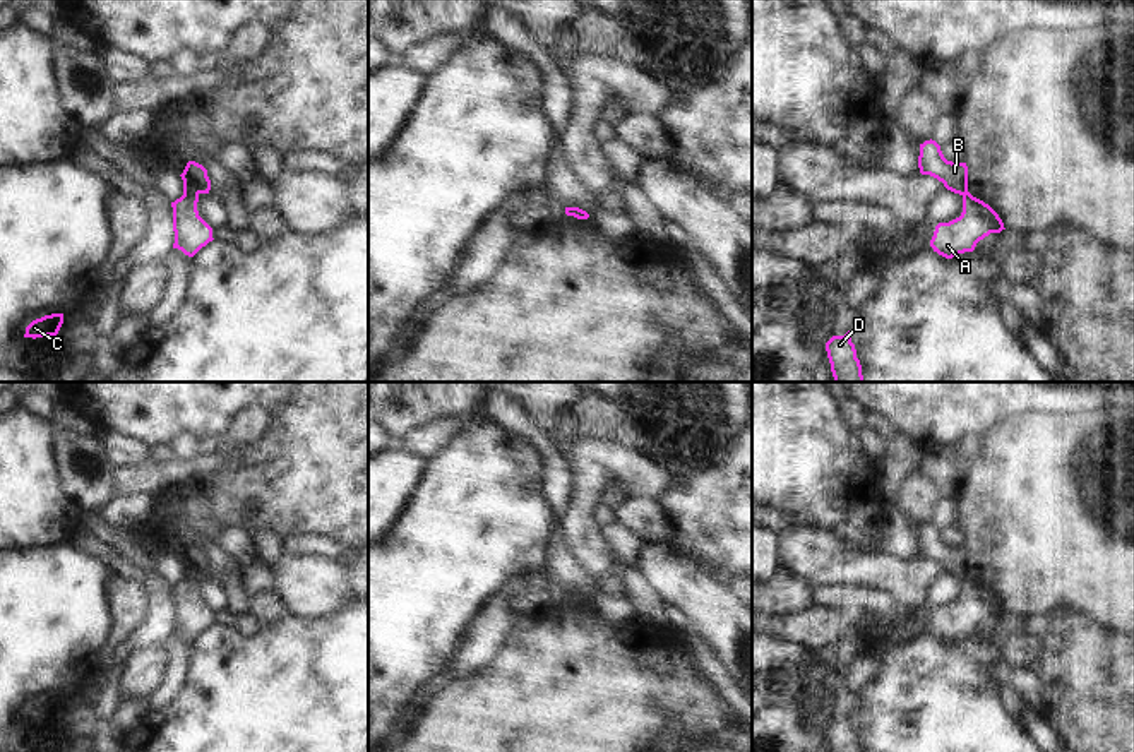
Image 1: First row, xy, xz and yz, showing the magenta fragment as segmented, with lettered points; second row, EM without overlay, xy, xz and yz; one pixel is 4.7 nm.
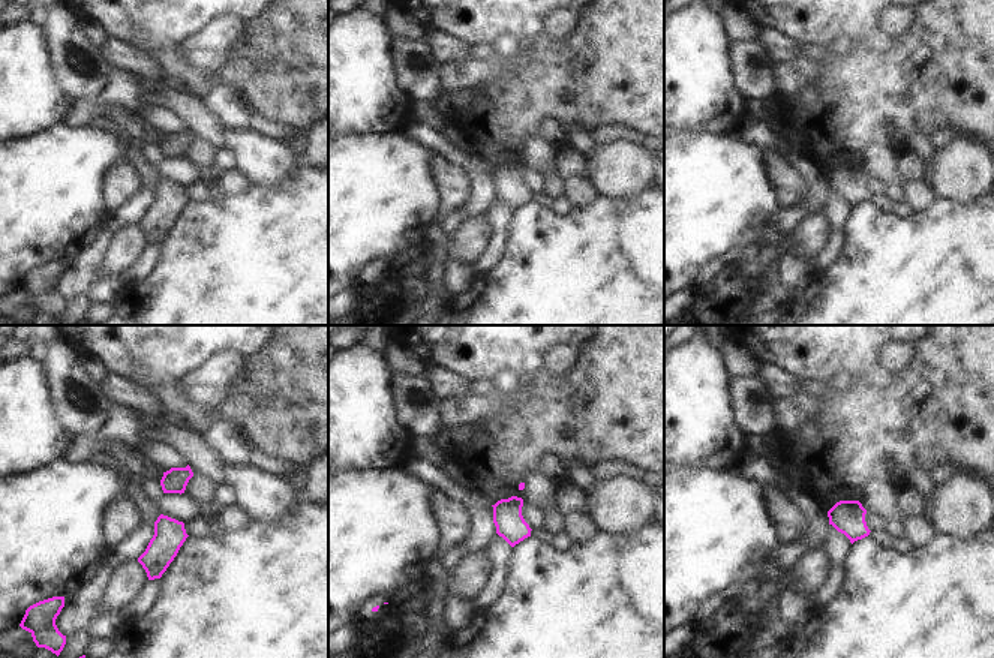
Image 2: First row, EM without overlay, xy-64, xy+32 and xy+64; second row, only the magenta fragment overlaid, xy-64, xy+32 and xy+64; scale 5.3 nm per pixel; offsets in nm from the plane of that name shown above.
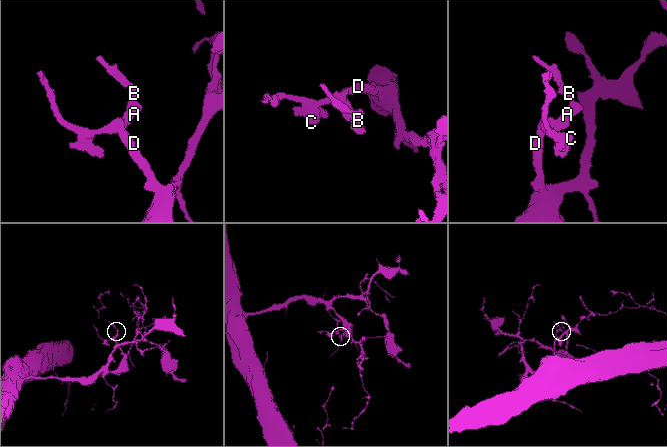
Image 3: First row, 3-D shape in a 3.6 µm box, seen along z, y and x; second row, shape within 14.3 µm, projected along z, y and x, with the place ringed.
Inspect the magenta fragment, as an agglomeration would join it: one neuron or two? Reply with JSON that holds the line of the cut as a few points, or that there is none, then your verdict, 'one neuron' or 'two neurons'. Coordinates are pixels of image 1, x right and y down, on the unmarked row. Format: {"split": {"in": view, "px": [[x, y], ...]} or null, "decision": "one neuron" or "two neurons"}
{"split": {"in": "xy", "px": [[184, 576], [197, 579]]}, "decision": "two neurons"}

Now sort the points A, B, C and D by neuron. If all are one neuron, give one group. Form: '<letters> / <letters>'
A C D / B

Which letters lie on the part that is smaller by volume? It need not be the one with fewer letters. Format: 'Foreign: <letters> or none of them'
Foreign: B

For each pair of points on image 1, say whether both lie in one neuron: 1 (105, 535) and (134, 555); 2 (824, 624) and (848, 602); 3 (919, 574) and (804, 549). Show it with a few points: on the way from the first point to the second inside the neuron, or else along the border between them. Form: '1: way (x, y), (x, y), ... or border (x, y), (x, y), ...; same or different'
1: way (112, 537), (127, 549); same
2: border (816, 605), (855, 612); different
3: way (889, 572), (860, 569), (833, 561); same

